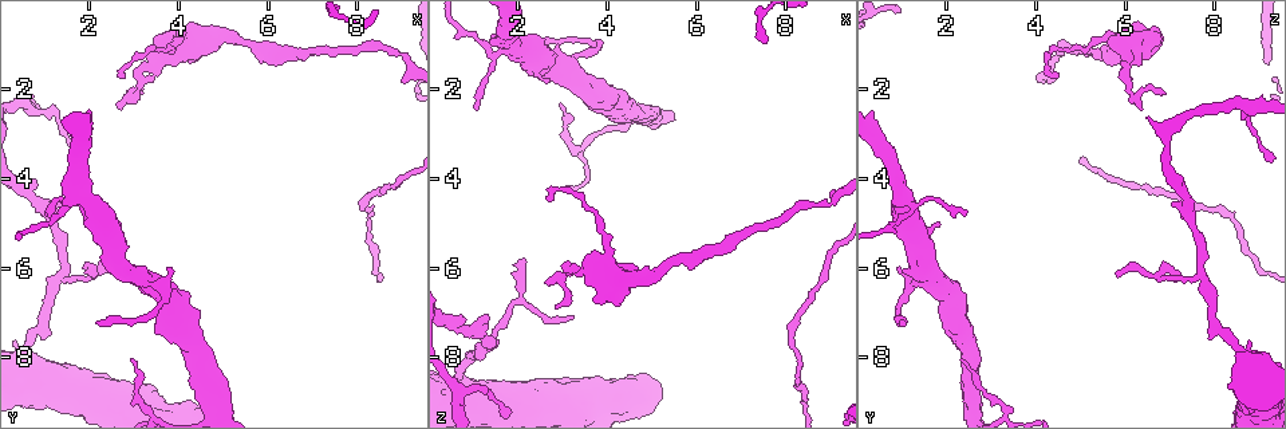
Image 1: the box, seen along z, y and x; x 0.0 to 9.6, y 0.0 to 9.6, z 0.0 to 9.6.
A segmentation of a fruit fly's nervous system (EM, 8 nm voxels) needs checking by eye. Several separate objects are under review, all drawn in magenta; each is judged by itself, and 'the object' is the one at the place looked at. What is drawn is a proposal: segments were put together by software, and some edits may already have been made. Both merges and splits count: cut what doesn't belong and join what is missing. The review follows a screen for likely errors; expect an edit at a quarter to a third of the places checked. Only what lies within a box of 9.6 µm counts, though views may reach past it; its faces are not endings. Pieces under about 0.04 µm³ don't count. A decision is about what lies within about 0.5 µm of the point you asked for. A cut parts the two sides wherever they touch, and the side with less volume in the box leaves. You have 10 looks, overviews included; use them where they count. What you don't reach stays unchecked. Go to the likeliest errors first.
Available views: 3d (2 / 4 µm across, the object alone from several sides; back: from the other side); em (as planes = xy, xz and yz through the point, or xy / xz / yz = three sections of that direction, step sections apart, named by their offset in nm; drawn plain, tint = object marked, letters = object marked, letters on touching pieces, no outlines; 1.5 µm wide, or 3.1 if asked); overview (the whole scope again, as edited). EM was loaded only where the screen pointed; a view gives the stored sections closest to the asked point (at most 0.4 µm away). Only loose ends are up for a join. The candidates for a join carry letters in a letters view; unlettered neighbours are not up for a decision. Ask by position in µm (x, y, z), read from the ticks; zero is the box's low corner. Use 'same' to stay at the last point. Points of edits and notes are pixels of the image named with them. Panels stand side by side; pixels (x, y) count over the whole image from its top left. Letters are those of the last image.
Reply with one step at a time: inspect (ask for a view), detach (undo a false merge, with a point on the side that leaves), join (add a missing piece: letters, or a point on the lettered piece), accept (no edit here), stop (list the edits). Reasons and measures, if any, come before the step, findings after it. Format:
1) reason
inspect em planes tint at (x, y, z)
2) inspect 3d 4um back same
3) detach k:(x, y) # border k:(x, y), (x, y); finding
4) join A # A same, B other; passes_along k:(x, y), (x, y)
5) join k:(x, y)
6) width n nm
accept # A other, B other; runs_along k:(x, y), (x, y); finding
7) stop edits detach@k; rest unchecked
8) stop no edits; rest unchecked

inspect em planes letters at (3.80, 6.05, 0.95)

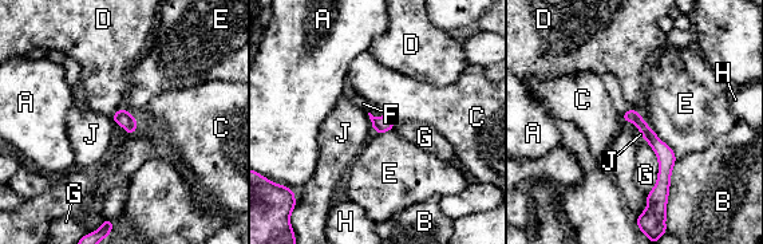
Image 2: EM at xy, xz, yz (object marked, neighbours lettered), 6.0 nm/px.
accept # A other, B other, C other, D other, E other, F other, G other, H other, J other; border 2:(367, 113), (374, 130); no lettered piece goes on from it

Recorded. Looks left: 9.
branch stops here
inspect em planes letters at (2.75, 2.45, 6.40)

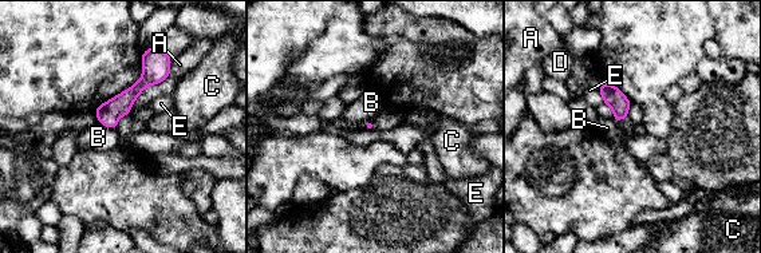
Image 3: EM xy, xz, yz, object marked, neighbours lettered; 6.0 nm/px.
accept # A other, B other, C other, D other, E other; runs_along 3:(162, 63), (121, 105), (102, 119); none of them fits

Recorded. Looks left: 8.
tapers out
inspect em planes letters at (3.30, 6.30, 7.05)

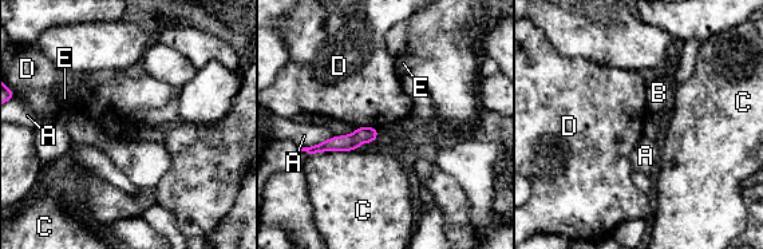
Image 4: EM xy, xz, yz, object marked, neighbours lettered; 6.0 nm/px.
width 100 nm
accept # A other, B other, C other, D other, E other; border 4:(358, 126), (372, 126), (376, 130); no lettered piece goes on from it

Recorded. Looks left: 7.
thin neck
inspect em yz step 8 tint at (9.05, 1.25, 4.50)

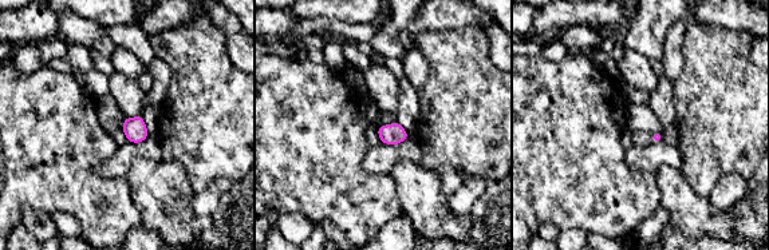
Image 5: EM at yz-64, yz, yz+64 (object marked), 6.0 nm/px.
inspect em planes letters same

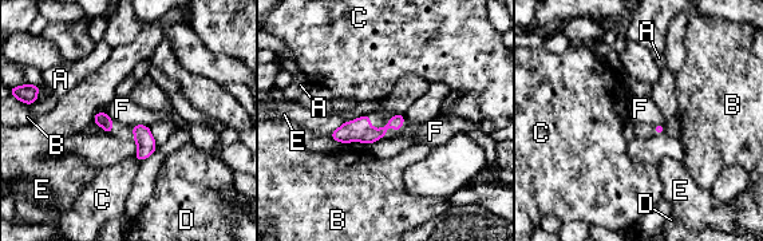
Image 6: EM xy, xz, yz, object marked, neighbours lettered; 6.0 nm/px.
width 60 nm
accept # A other, B other, C other, D other, E other, F other; runs_along 6:(400, 118), (379, 133), (335, 135); one neuron here

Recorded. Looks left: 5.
stop no edits; rest unchecked

